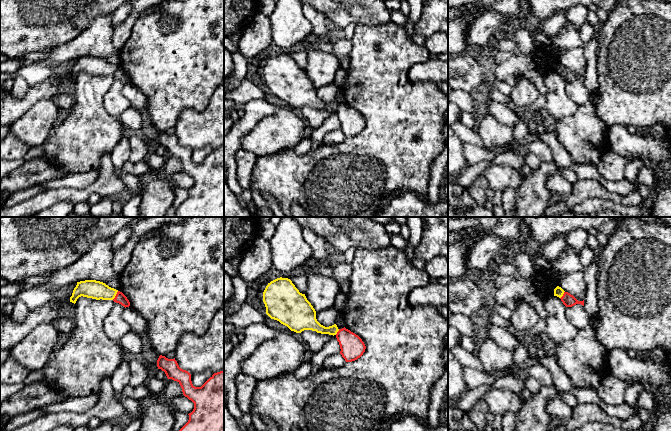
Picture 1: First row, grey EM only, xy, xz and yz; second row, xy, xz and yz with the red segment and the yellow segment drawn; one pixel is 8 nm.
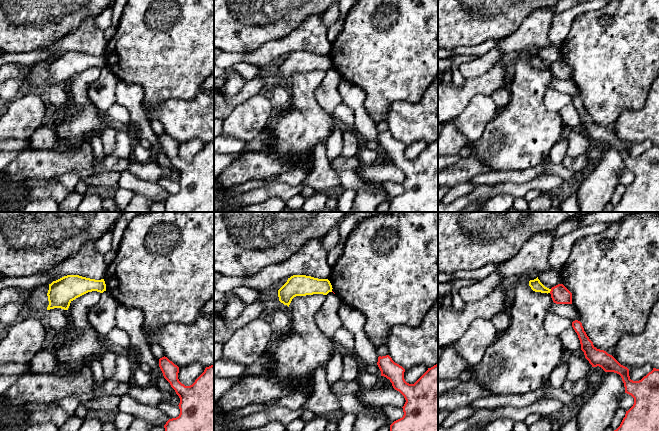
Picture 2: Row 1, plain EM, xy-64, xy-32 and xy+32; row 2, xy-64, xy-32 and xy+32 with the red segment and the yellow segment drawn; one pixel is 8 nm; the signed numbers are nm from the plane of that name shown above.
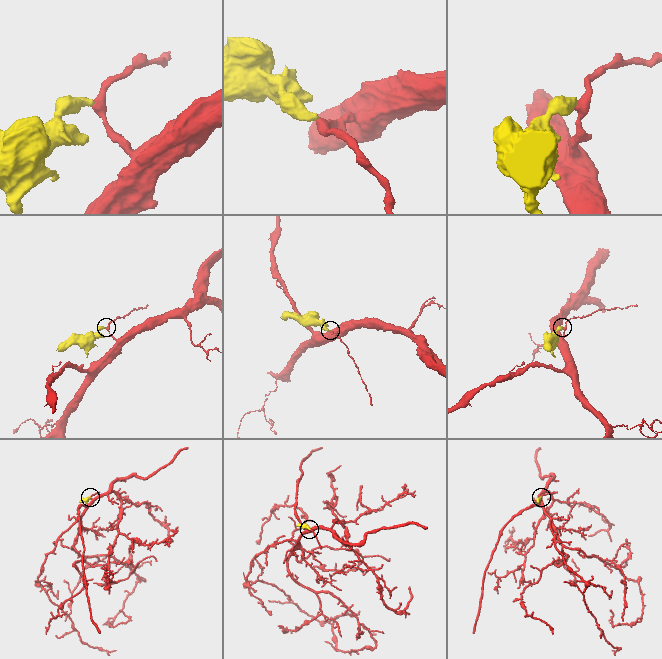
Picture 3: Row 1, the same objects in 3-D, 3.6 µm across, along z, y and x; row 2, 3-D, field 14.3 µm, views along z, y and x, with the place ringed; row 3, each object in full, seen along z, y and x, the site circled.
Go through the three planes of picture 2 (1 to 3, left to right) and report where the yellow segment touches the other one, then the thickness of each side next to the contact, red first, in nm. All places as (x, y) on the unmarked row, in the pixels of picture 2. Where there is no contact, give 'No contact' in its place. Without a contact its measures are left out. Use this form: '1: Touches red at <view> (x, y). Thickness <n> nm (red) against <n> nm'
1: No contact
2: No contact
3: Touches red at xy+32 (550, 67). Thickness 150 nm (red) against 90 nm

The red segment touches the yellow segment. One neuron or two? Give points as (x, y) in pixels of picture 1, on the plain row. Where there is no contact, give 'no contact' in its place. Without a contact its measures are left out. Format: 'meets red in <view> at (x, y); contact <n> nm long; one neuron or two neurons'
meets red in xy at (116, 71); contact 90 nm long; two neurons

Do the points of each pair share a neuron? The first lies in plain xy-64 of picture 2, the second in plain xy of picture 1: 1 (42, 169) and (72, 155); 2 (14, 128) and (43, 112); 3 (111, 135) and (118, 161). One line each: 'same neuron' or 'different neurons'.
1: different neurons
2: same neuron
3: same neuron

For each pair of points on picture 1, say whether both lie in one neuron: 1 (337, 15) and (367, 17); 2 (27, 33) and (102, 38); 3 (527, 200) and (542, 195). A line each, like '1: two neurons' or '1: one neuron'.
1: one neuron
2: two neurons
3: one neuron

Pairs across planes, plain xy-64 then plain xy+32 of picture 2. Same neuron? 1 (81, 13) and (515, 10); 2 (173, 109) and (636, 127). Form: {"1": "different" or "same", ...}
{"1": "same", "2": "same"}

